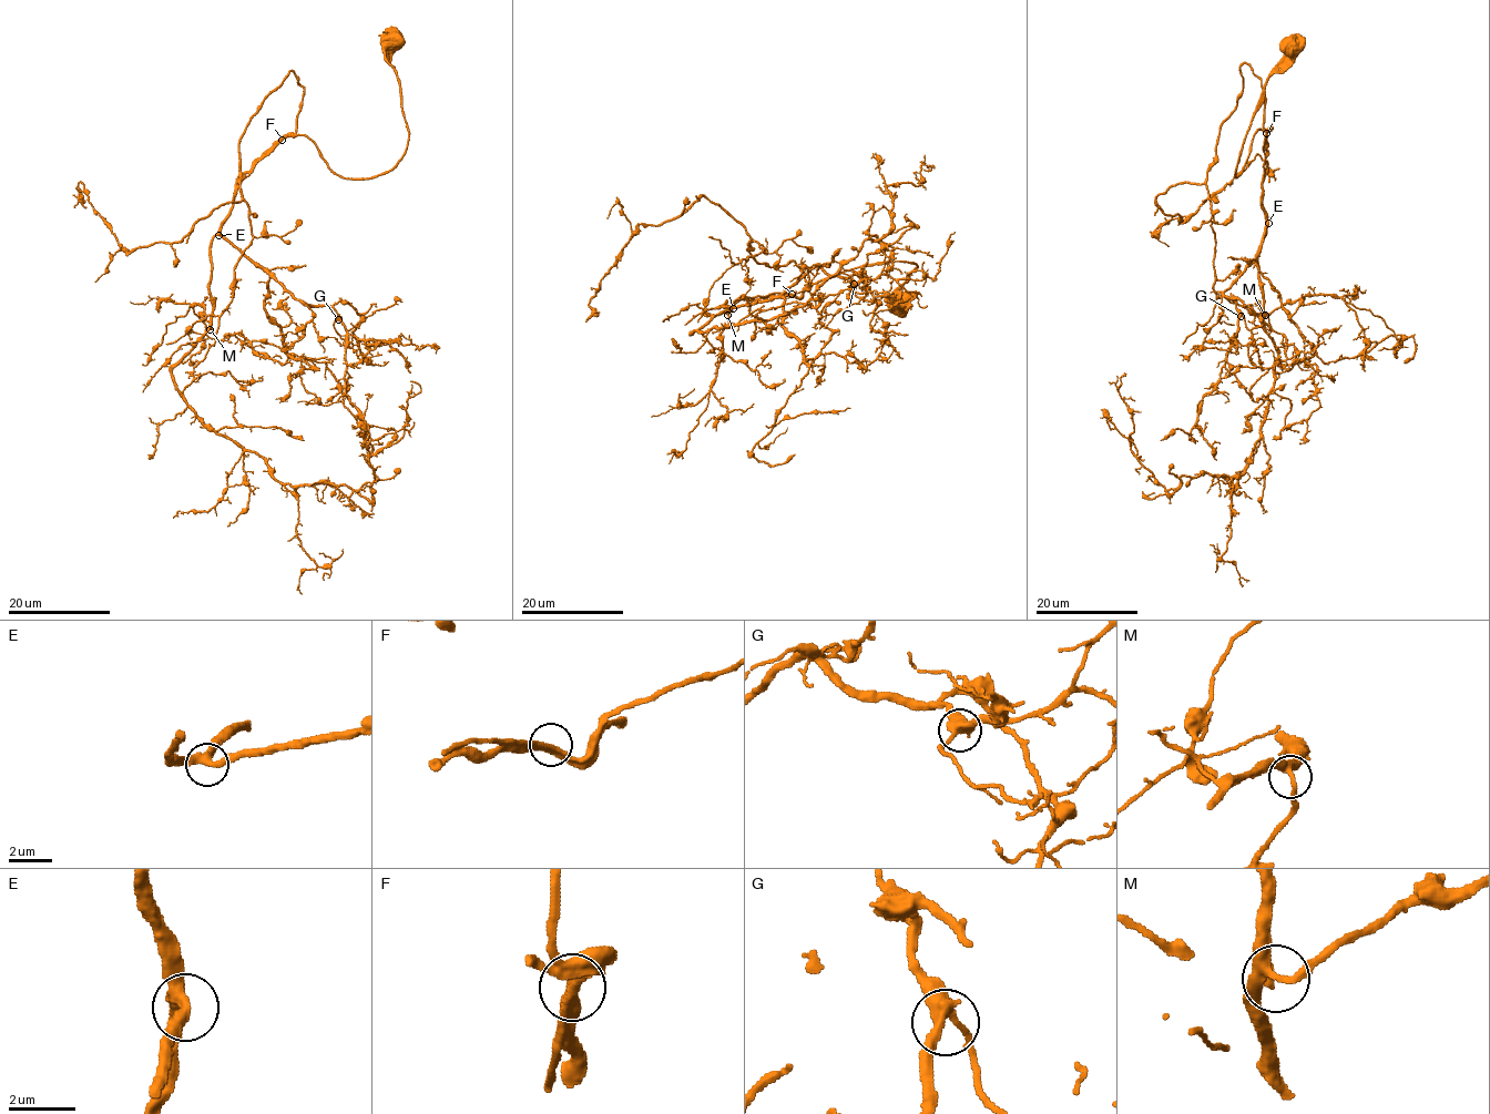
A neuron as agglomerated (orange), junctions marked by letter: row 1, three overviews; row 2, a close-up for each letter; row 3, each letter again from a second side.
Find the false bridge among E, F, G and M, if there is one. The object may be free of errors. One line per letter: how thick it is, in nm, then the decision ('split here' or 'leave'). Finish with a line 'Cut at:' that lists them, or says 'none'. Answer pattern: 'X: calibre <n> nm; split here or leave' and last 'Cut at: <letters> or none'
E: calibre 360 nm; leave
F: calibre 400 nm; leave
G: calibre 420 nm; leave
M: calibre 300 nm; leave
Cut at: none

